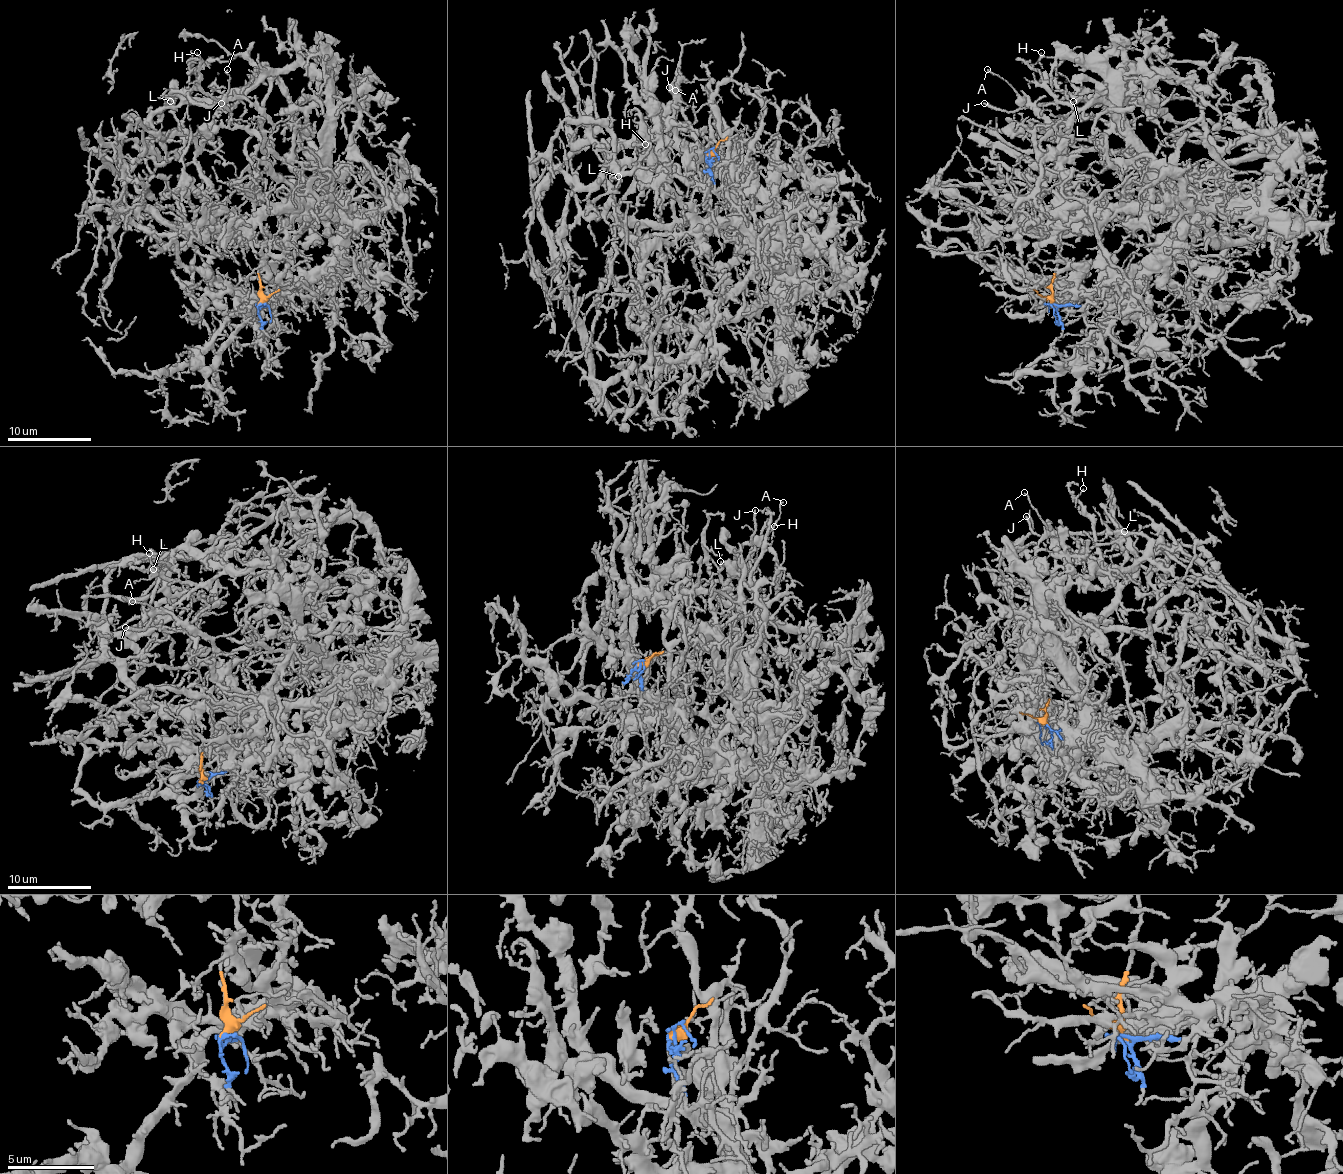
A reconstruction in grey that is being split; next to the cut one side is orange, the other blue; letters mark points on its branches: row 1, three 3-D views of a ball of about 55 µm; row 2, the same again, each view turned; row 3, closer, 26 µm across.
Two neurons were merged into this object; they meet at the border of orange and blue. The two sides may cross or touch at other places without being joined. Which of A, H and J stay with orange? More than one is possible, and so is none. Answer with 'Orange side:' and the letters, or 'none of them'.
Orange side: A, J

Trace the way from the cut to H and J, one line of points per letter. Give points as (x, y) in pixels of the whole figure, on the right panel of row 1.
H: (1051, 303), (1126, 280), (1172, 232), (1178, 198), (1122, 119), (1132, 71), (1090, 102), (1053, 85), (1040, 52)
J: (1051, 303), (1061, 232), (1082, 215), (1084, 192), (1065, 169), (1061, 138), (1028, 98), (1015, 110), (984, 102)

